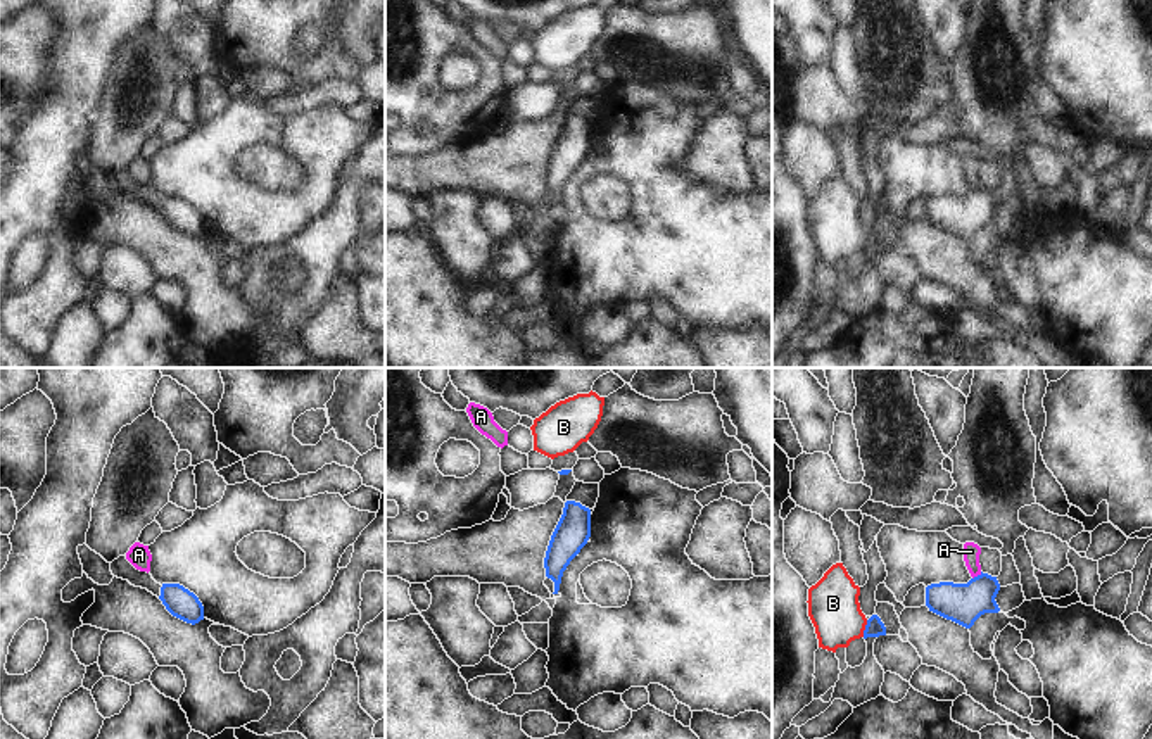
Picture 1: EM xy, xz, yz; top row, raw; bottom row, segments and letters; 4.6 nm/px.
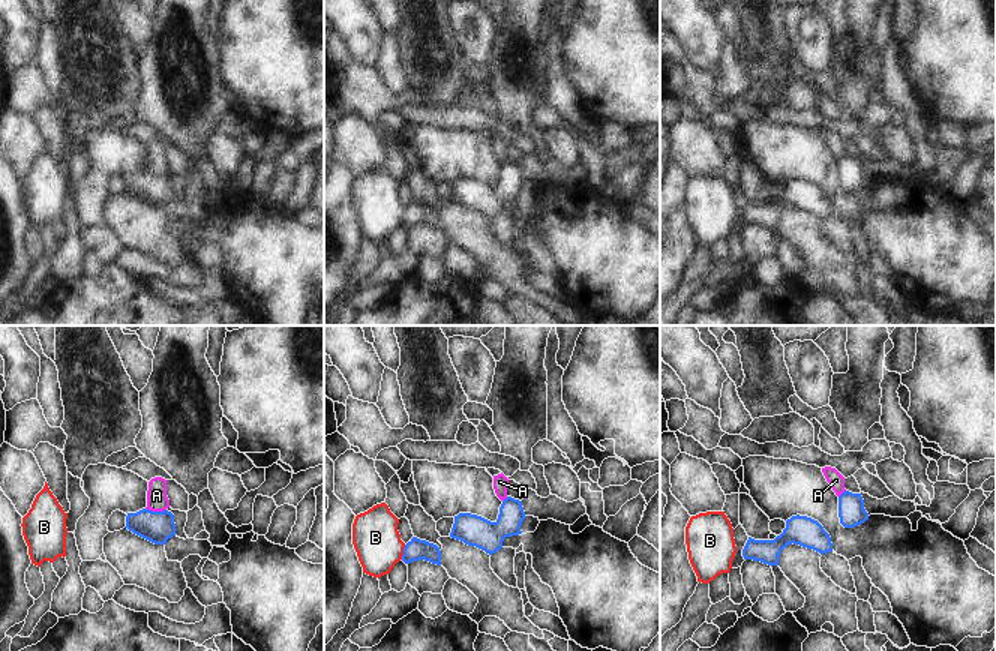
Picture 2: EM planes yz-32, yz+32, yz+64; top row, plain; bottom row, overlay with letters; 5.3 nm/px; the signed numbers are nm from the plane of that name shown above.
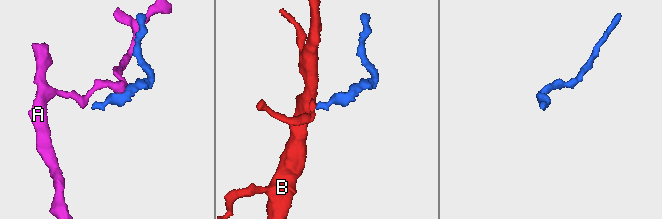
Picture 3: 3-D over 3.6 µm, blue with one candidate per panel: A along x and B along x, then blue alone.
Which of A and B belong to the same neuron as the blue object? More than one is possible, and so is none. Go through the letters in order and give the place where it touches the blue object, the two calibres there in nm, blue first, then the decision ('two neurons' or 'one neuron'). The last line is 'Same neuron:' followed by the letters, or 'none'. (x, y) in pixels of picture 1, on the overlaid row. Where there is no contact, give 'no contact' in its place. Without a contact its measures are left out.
A: contact yz (978, 575); calibres 190 and 80 nm; two neurons
B: contact yz (866, 629); calibres 90 and 240 nm; one neuron
Same neuron: B

